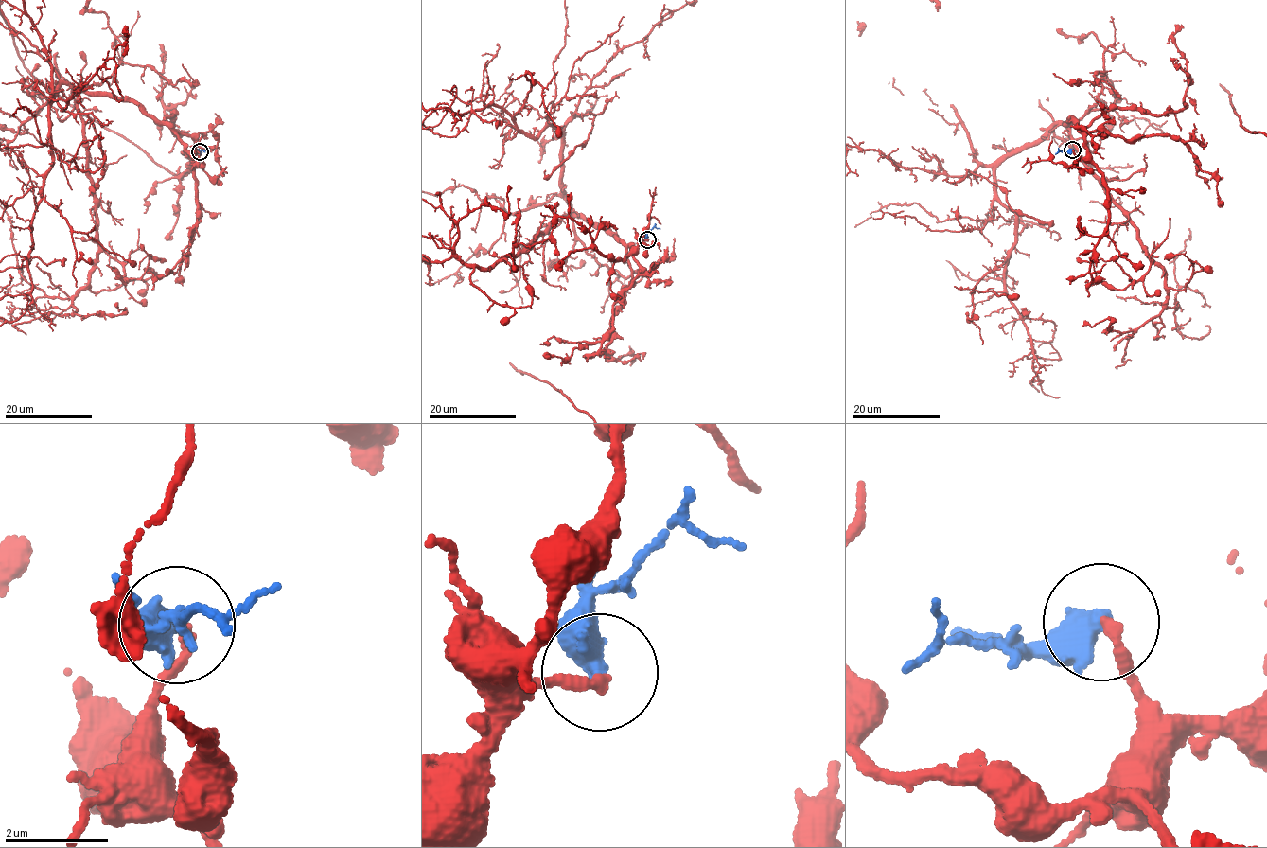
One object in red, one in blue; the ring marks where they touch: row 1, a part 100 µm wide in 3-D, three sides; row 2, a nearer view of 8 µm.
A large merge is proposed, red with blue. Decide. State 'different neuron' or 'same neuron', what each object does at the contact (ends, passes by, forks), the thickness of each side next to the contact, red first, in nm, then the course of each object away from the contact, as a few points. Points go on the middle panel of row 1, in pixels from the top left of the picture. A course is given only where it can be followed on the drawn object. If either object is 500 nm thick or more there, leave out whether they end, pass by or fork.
different neuron; calibres 200 and 550 nm; course blue (647, 238), (647, 232), (654, 227), (659, 229)

